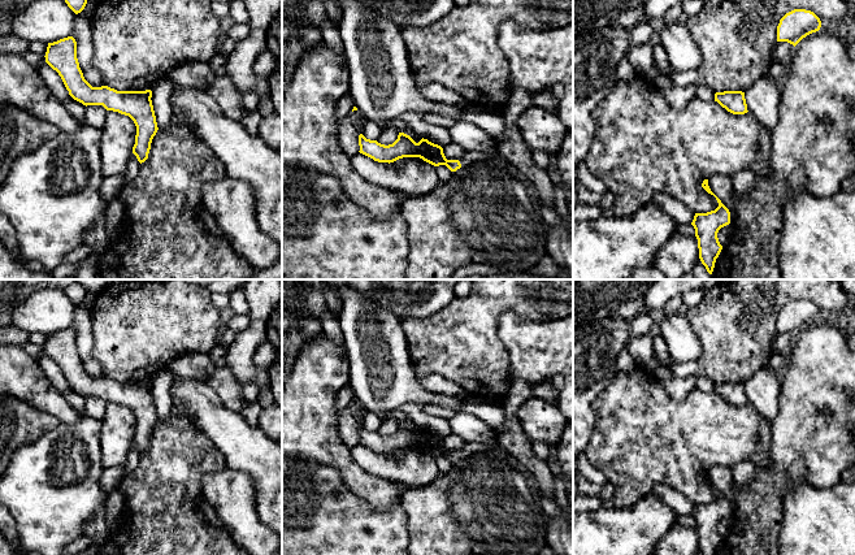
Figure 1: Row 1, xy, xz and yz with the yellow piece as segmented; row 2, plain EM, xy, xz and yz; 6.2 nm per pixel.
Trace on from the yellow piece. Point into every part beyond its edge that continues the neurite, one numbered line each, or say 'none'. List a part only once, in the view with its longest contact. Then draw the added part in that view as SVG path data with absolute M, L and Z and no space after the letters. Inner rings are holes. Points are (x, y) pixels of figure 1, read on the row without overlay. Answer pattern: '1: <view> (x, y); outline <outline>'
none

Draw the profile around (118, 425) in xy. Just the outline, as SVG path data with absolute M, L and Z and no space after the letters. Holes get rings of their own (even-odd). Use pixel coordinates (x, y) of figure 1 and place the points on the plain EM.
M108 402L101 422L103 468L125 465L135 435L136 417L134 412L129 407Z

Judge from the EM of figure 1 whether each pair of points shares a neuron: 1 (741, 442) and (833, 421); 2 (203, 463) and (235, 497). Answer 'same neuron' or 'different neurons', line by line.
1: different neurons
2: different neurons

